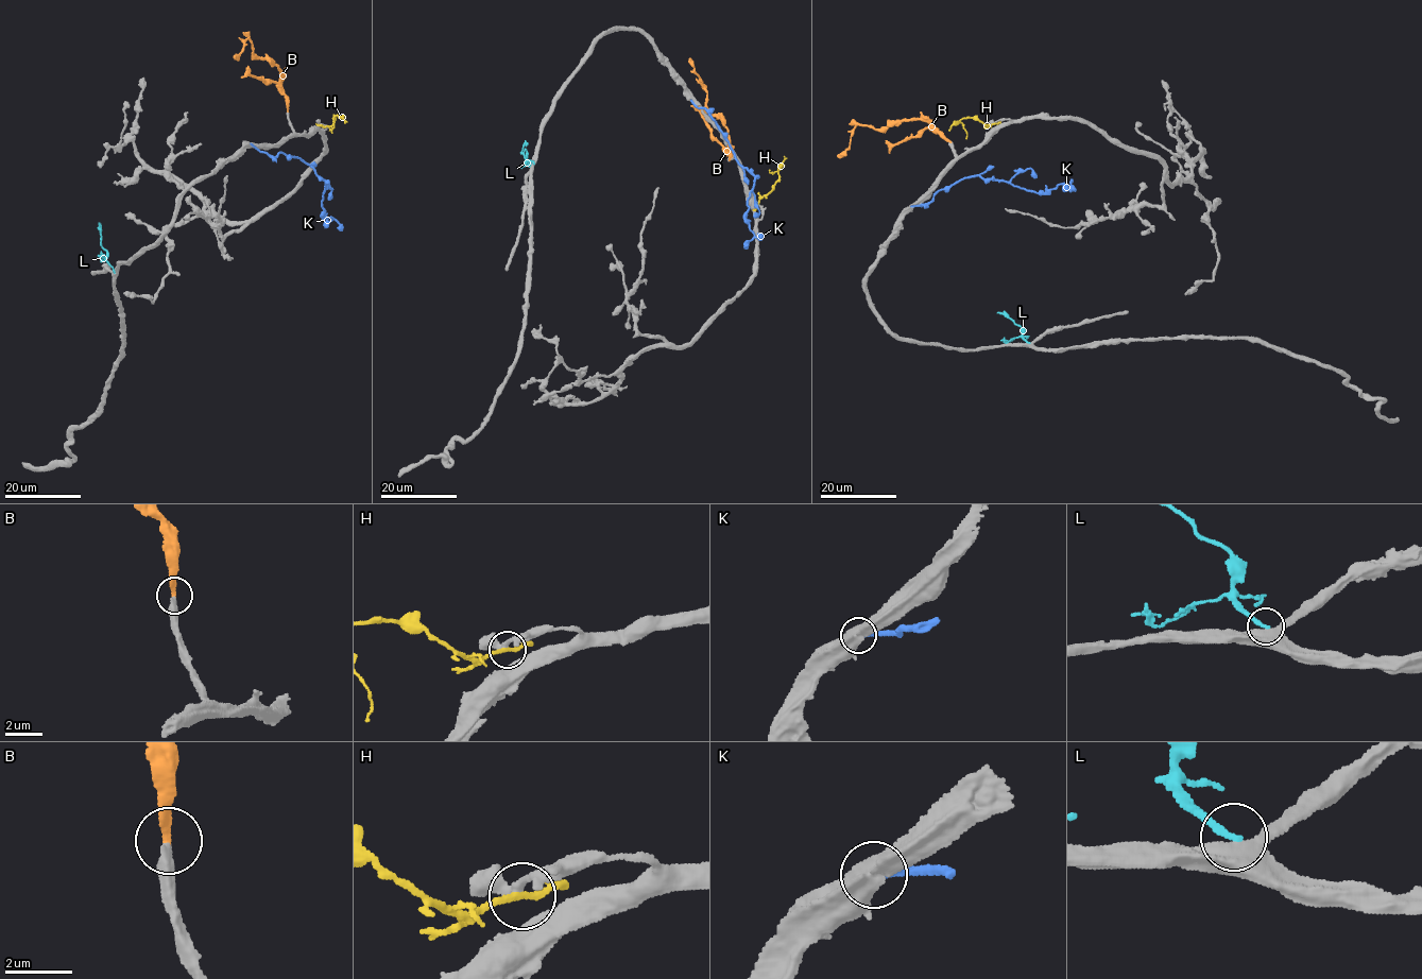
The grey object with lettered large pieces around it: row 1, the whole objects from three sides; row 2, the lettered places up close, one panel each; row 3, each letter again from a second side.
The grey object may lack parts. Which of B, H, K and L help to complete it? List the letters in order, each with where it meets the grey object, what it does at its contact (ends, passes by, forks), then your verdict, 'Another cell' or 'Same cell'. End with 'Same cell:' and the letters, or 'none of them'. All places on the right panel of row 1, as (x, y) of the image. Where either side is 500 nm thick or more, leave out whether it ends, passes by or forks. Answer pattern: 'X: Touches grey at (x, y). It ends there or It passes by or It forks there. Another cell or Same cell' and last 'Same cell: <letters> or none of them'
B: Touches grey at (951, 141). It ends there. Same cell
H: Touches grey at (995, 123). It passes by. Another cell
K: Touches grey at (912, 206). Another cell
L: Touches grey at (1028, 342). Another cell
Same cell: B

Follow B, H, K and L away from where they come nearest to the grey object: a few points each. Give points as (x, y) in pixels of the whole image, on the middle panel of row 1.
B: (729, 160), (729, 130), (724, 121), (706, 106), (707, 91), (690, 57)
H: (757, 204), (778, 177), (770, 170)
K: (691, 101), (705, 109), (735, 159), (755, 177), (744, 217), (754, 238), (744, 247)
L: (534, 162), (525, 164), (526, 151)

